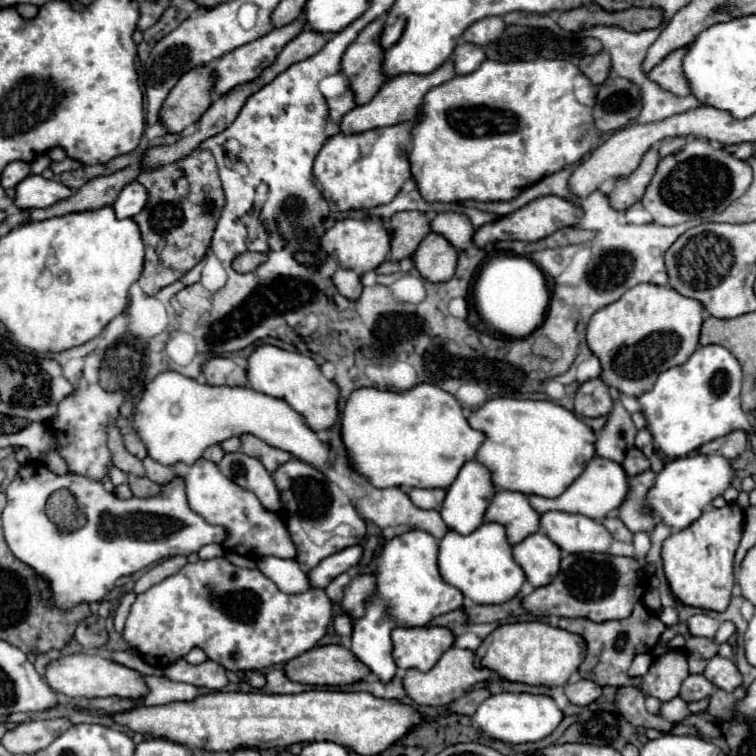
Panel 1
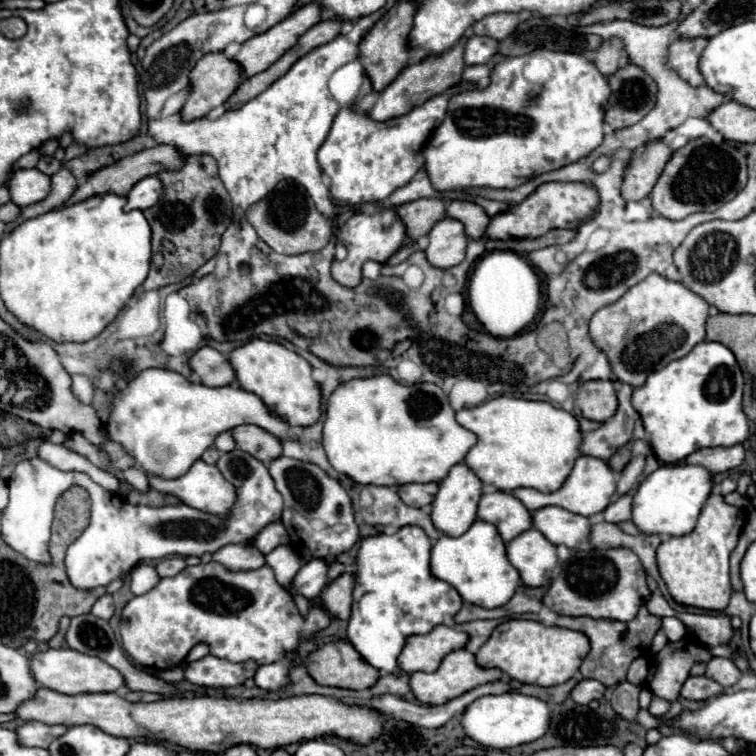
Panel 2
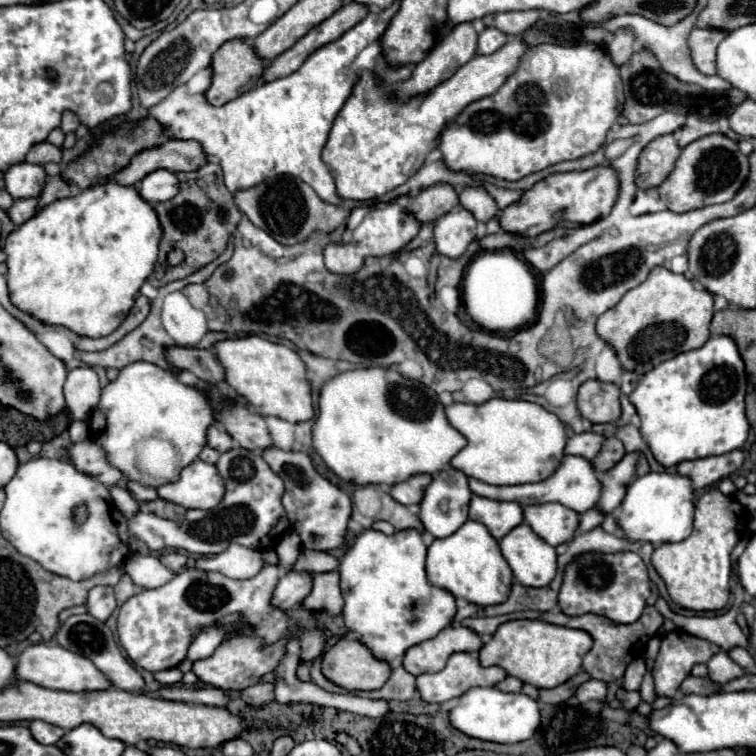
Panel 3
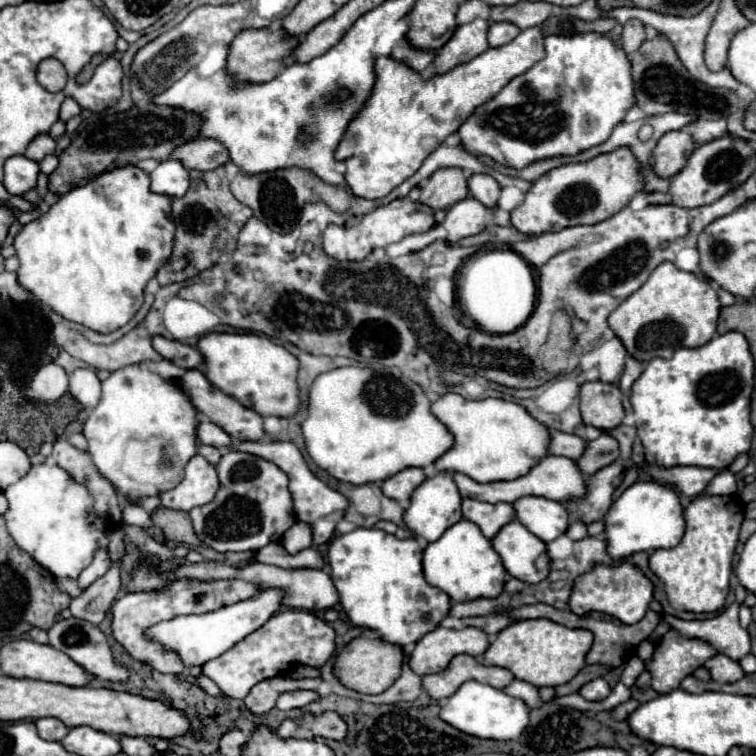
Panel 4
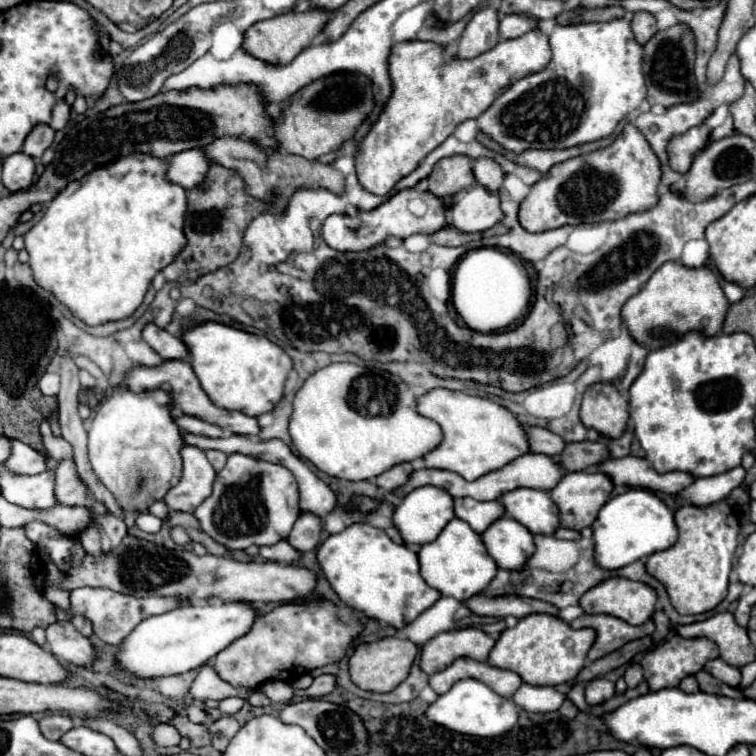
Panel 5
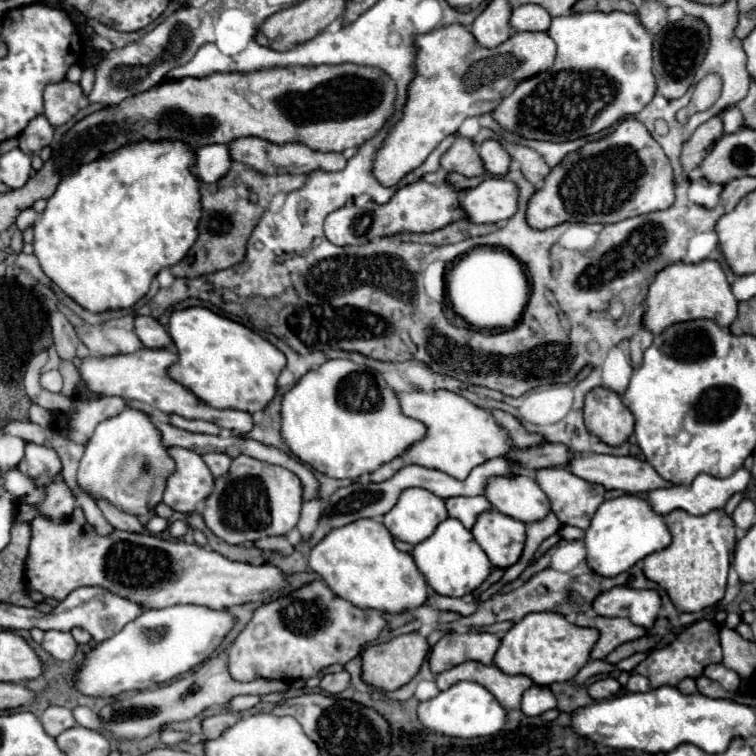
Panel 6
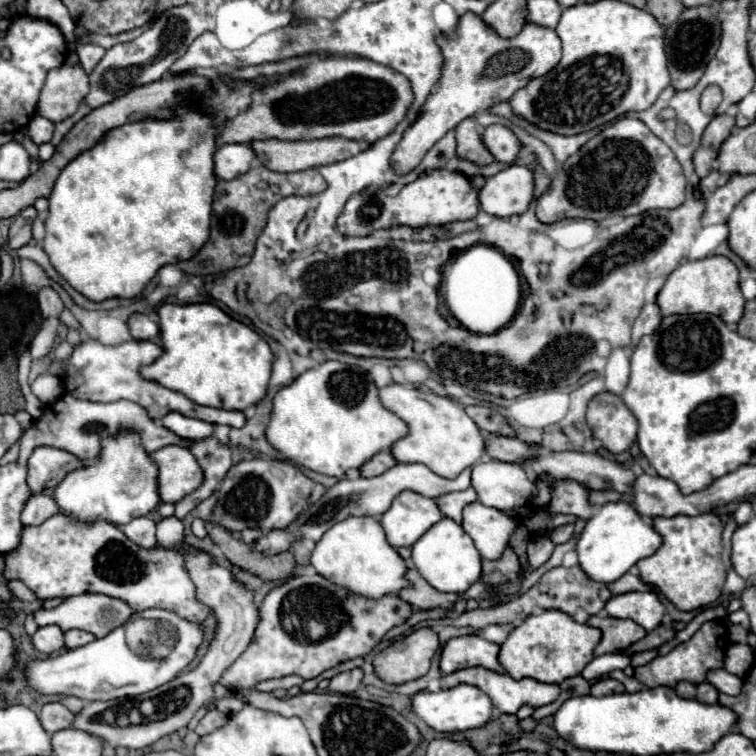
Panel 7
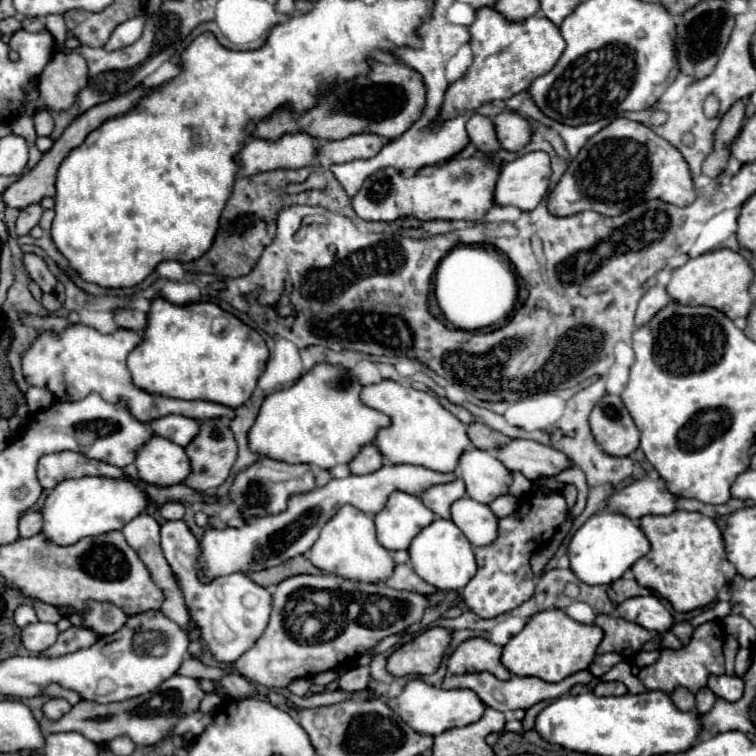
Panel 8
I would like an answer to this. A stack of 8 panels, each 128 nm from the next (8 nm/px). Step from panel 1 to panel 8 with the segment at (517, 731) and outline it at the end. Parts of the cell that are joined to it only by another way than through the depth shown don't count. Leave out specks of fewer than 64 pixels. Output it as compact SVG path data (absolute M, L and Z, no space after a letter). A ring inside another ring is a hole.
M420 678L410 680L396 698L388 700L388 706L392 706L392 710L396 710L396 714L400 714L400 718L408 722L408 726L412 726L412 730L430 736L438 736L444 730L456 726L468 726L480 720L486 708L472 690L442 690L434 688L432 684L426 684Z

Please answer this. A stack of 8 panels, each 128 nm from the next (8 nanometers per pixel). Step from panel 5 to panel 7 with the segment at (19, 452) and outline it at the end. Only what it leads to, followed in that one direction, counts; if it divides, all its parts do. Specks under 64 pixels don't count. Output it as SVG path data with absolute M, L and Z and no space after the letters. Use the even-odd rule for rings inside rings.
M36 448L28 460L28 486L32 488L34 494L40 494L44 488L56 488L66 474L72 470L82 468L82 460L76 458L74 454L58 448Z

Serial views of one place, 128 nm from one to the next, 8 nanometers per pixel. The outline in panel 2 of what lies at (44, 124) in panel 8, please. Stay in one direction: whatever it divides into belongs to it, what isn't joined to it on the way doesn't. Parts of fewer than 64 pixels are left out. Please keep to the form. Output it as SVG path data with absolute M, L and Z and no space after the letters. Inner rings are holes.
M32 150L32 152L28 152L26 156L22 156L16 164L14 164L14 168L12 170L18 170L18 168L36 168L36 164L38 164L38 160L40 160L40 150Z

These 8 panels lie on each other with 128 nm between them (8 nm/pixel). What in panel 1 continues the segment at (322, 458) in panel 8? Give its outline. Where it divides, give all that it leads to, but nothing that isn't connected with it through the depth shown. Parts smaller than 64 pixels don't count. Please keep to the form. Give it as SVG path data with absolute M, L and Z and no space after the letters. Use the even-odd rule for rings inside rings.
M418 384L406 392L390 392L378 388L358 388L346 400L340 416L340 436L346 458L358 474L362 474L376 488L448 488L464 462L476 456L484 434L472 430L464 418L458 400L434 384Z

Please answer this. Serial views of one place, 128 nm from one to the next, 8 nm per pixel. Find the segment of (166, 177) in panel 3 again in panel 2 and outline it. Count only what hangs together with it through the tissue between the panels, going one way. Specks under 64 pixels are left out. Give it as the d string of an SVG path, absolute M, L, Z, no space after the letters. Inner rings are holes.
M148 176L144 180L140 180L128 194L128 204L126 210L146 210L148 206L154 206L160 200L160 194L164 192L164 184L154 178Z

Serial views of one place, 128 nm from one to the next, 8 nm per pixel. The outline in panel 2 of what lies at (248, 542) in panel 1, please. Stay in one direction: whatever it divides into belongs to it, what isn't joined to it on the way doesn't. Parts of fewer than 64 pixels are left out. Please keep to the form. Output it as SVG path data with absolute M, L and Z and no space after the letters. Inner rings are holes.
M196 460L192 464L192 468L176 480L164 480L164 478L152 476L152 474L148 474L148 480L154 490L160 490L162 494L178 496L186 506L192 506L192 508L208 512L208 514L228 514L236 500L236 488L228 480L224 480L224 476L220 474L220 470L216 466L210 466L204 460ZM272 522L268 524L256 538L254 538L254 546L262 552L268 554L272 552L276 546L280 544L290 544L290 538L286 534L286 528L282 526L282 522Z

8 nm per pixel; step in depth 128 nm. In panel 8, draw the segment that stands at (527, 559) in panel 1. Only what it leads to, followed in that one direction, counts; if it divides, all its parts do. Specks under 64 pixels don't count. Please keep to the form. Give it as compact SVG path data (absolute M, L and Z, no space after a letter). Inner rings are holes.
M468 496L452 504L450 520L464 532L472 546L486 546L498 536L498 518L494 512Z

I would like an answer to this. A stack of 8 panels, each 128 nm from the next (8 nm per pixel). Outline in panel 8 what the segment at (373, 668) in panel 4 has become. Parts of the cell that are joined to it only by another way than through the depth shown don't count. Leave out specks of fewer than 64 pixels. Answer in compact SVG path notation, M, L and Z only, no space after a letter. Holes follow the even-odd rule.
M432 626L424 630L414 640L400 646L388 658L388 672L394 676L434 674L450 646L450 640L452 640L452 632L446 628ZM418 668L430 668L430 670L418 670Z

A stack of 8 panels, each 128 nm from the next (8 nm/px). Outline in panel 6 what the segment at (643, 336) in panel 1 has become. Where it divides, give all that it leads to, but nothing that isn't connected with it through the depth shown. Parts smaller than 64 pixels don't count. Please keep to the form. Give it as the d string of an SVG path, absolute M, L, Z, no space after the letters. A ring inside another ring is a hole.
M702 260L698 264L676 262L666 266L650 284L646 304L648 308L644 312L644 326L654 334L664 332L674 322L698 318L710 318L720 326L730 326L738 314L738 300L734 298L726 274L716 260Z

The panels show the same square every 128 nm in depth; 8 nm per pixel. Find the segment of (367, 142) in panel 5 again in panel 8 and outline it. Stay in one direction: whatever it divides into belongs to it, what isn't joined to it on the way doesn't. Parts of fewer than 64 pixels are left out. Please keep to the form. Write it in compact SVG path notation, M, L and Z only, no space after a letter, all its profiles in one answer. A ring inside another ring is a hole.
M480 8L470 26L470 34L474 62L462 78L450 84L440 120L454 118L462 110L476 110L486 102L508 100L514 94L528 90L538 76L554 68L566 46L560 28L542 14L534 14L524 22L508 22L496 8Z

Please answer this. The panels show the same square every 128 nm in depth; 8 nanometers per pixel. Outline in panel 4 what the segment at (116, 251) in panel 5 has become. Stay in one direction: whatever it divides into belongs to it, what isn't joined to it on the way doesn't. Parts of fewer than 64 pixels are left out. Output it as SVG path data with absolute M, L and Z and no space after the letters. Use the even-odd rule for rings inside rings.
M122 166L120 170L110 170L108 174L100 174L100 178L92 178L92 182L86 182L84 186L76 186L68 194L62 194L60 200L46 214L42 214L38 220L32 220L30 224L26 224L22 228L22 232L14 240L14 248L16 248L16 254L20 258L18 280L20 280L20 284L24 288L28 288L36 298L40 298L44 304L48 304L62 318L66 318L70 322L78 322L78 324L82 324L86 328L92 328L96 332L108 334L108 332L118 330L126 322L130 322L132 316L140 310L140 306L144 302L144 288L146 288L148 280L154 278L158 268L164 266L166 260L172 254L174 234L176 234L176 224L172 222L172 198L168 198L166 194L152 192L150 190L150 176L142 168L138 168L138 166Z

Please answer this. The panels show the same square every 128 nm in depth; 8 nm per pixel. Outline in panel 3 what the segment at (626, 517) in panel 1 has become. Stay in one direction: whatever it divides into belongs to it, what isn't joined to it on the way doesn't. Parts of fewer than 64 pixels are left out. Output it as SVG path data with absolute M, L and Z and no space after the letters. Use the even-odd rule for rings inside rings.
M586 510L582 516L580 516L580 526L578 526L578 532L588 532L592 528L596 528L600 522L602 522L604 514L600 514L598 510Z

